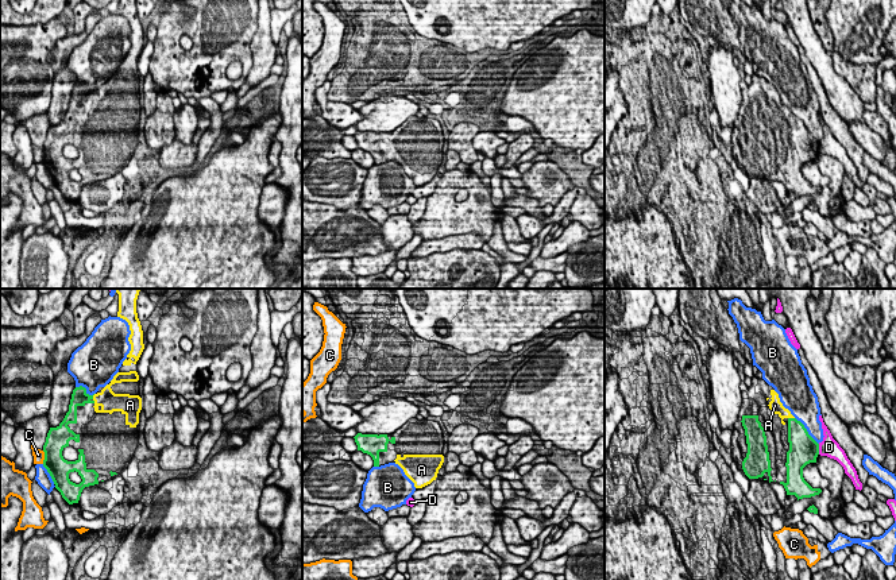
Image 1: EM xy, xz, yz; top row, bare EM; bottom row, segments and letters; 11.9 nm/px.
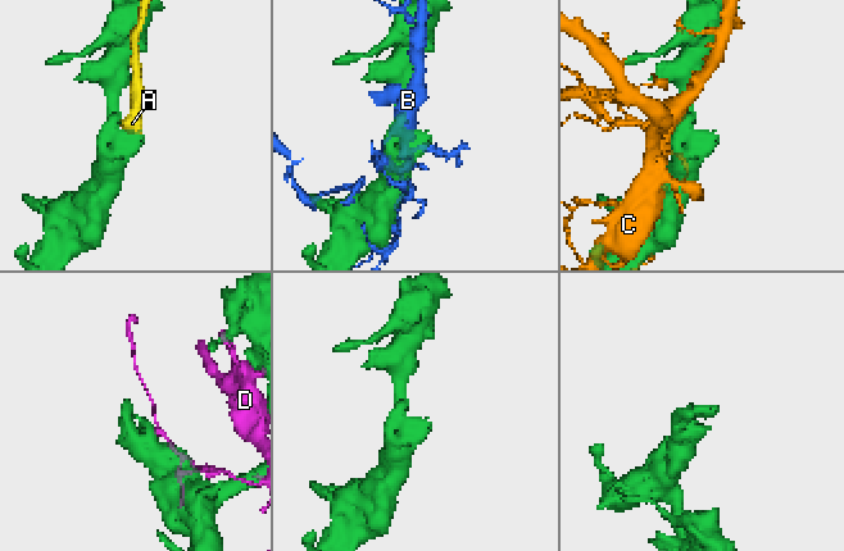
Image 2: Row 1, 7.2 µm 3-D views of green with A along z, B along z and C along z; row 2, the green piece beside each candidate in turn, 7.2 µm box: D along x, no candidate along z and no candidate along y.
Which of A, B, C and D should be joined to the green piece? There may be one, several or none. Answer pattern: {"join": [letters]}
{"join": ["A"]}

